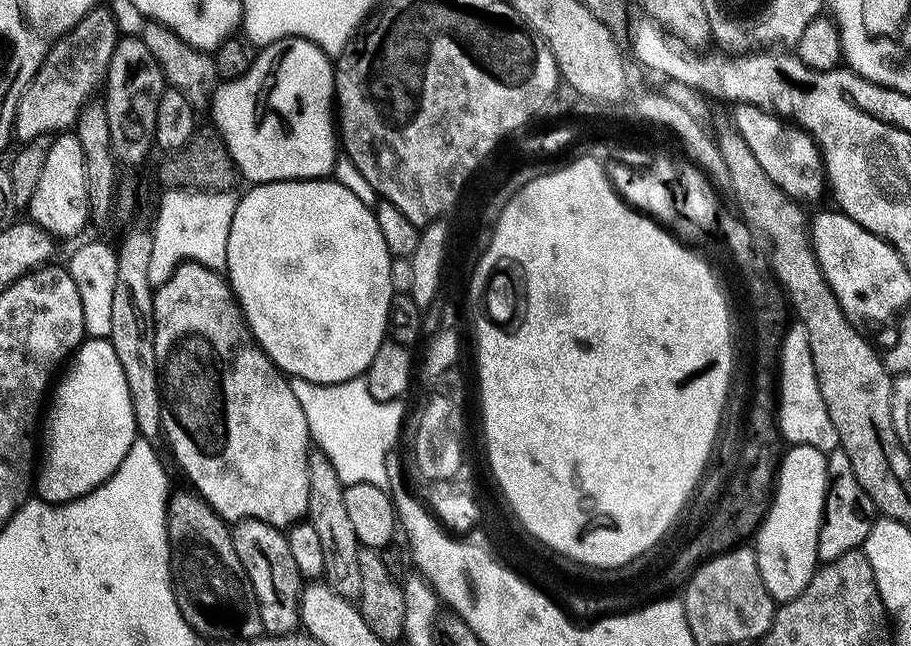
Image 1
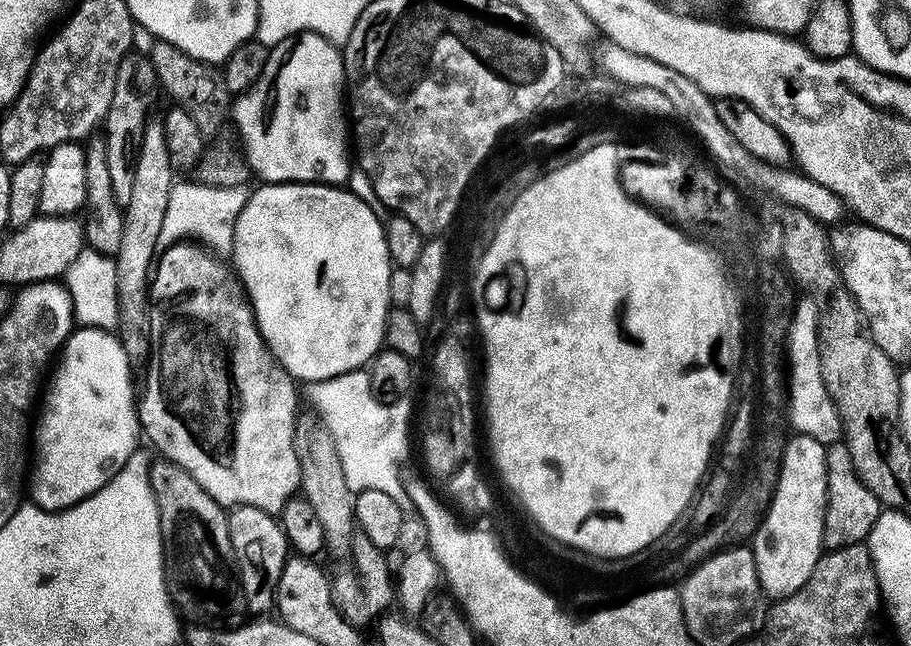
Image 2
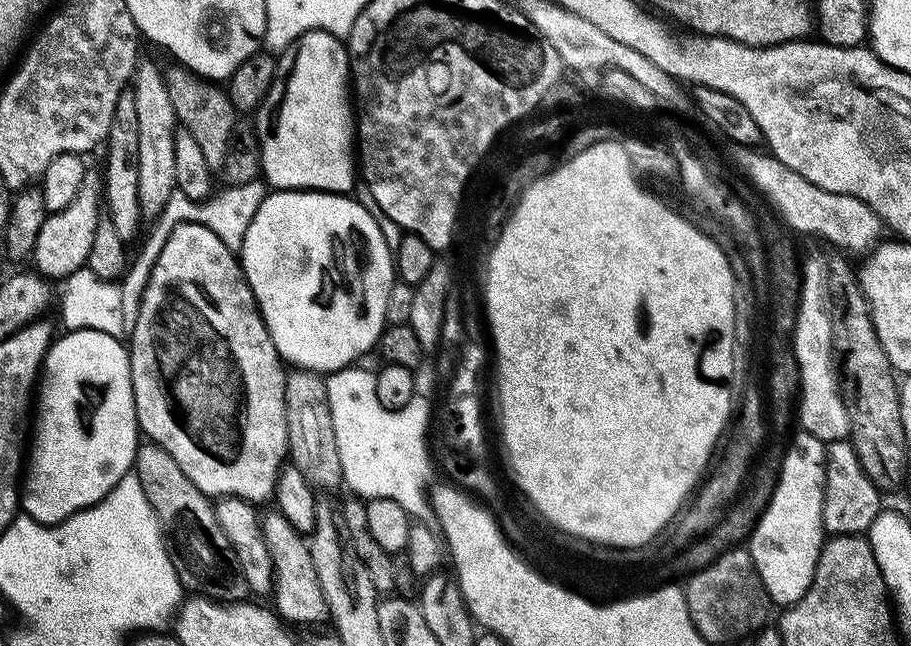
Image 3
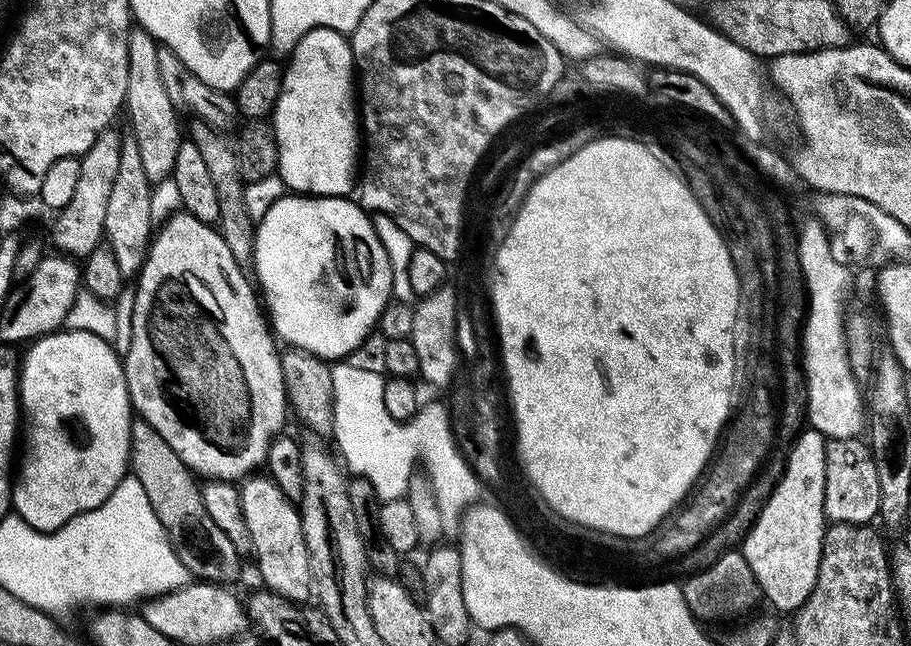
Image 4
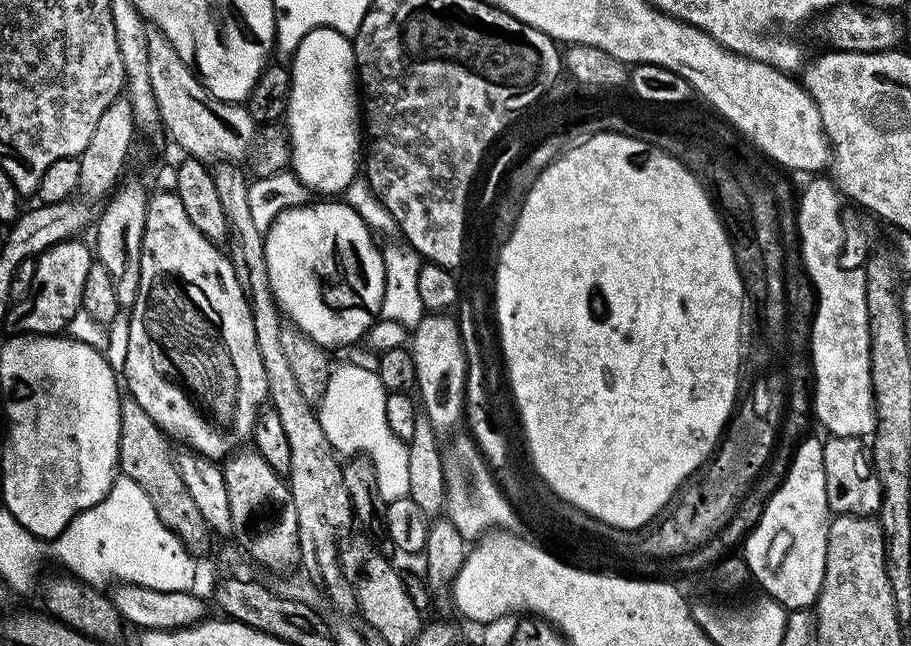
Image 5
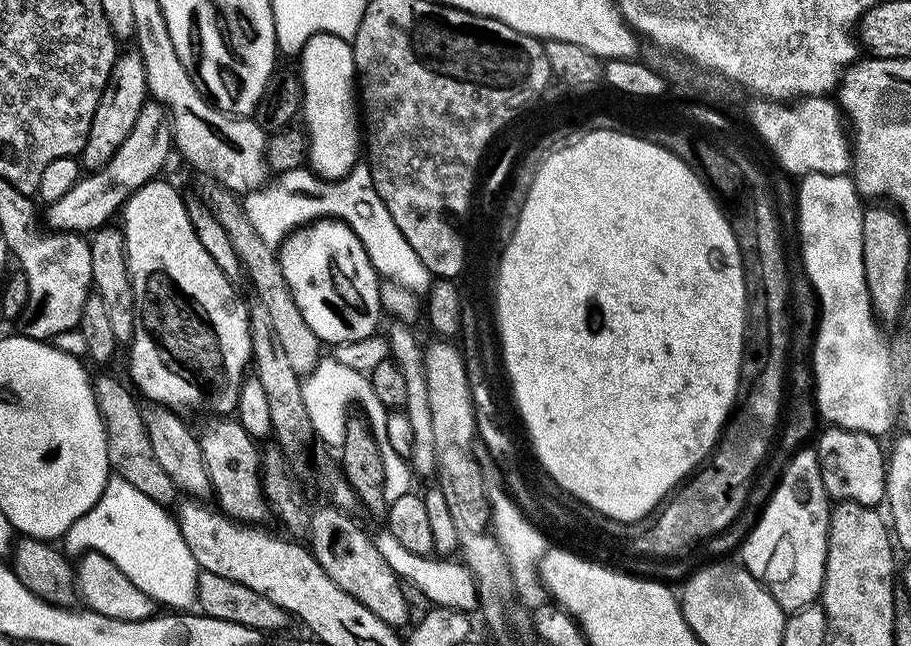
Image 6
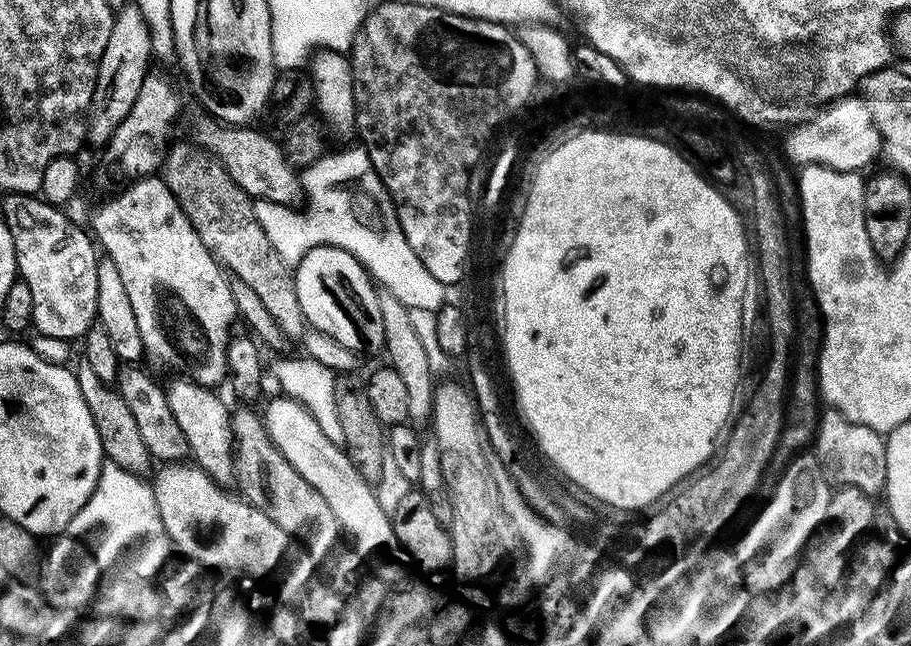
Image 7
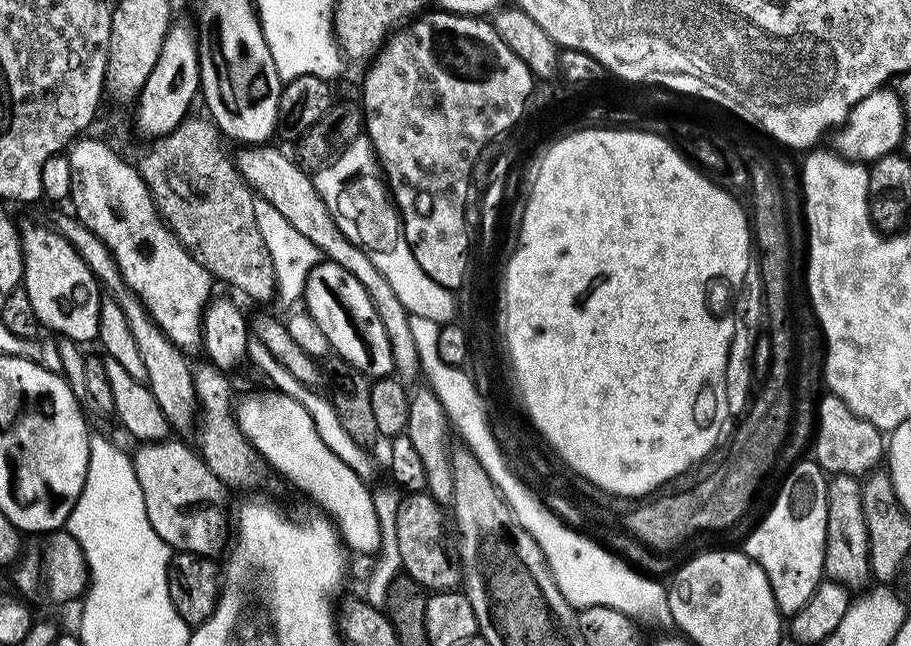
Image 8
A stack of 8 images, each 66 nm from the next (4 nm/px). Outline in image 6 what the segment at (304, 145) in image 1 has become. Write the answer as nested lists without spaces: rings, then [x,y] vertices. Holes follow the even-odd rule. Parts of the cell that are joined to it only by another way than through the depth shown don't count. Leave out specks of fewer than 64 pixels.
[[[319,32],[304,43],[299,60],[303,86],[301,115],[308,134],[309,167],[321,179],[340,180],[356,167],[360,160],[358,154],[362,152],[362,126],[356,99],[356,63],[351,43],[329,32]]]

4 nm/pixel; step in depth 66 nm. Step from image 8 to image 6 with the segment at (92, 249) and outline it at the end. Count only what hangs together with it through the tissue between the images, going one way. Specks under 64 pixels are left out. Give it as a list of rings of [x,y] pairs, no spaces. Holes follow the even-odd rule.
[[[218,418],[214,420],[208,429],[199,433],[200,449],[204,455],[204,461],[208,467],[208,476],[211,479],[212,492],[218,502],[217,507],[226,516],[231,517],[240,523],[260,524],[270,514],[270,507],[264,495],[262,481],[262,458],[260,450],[257,450],[255,439],[248,431],[234,418]]]

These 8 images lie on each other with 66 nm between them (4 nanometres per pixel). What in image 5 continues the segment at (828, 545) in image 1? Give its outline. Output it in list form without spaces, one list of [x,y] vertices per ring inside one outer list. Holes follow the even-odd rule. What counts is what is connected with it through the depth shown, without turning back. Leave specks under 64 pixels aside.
[[[829,435],[827,439],[823,441],[822,466],[826,470],[829,513],[838,516],[872,516],[879,513],[882,486],[878,482],[871,447],[859,436]]]

